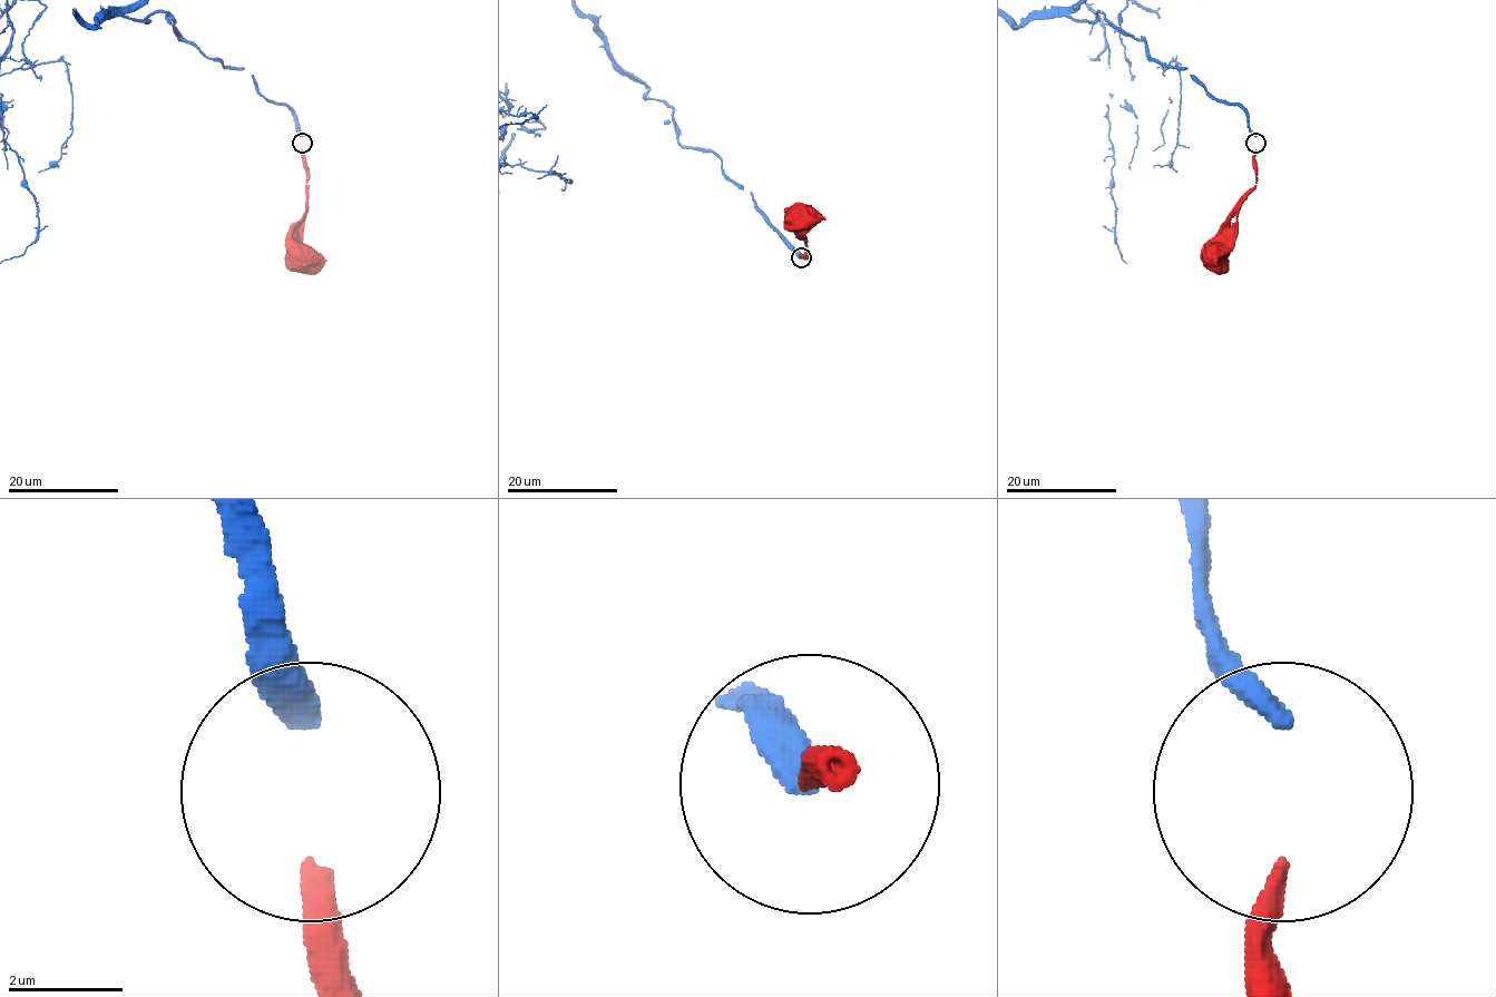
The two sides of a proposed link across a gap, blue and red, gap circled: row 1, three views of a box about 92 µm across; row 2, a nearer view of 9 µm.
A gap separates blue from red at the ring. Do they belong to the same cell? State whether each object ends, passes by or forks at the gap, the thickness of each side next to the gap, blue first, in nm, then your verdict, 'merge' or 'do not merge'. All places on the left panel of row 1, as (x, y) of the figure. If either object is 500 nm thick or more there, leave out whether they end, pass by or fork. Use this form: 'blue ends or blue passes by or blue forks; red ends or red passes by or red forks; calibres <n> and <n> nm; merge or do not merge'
blue ends; red ends; calibres 480 and 360 nm; merge

